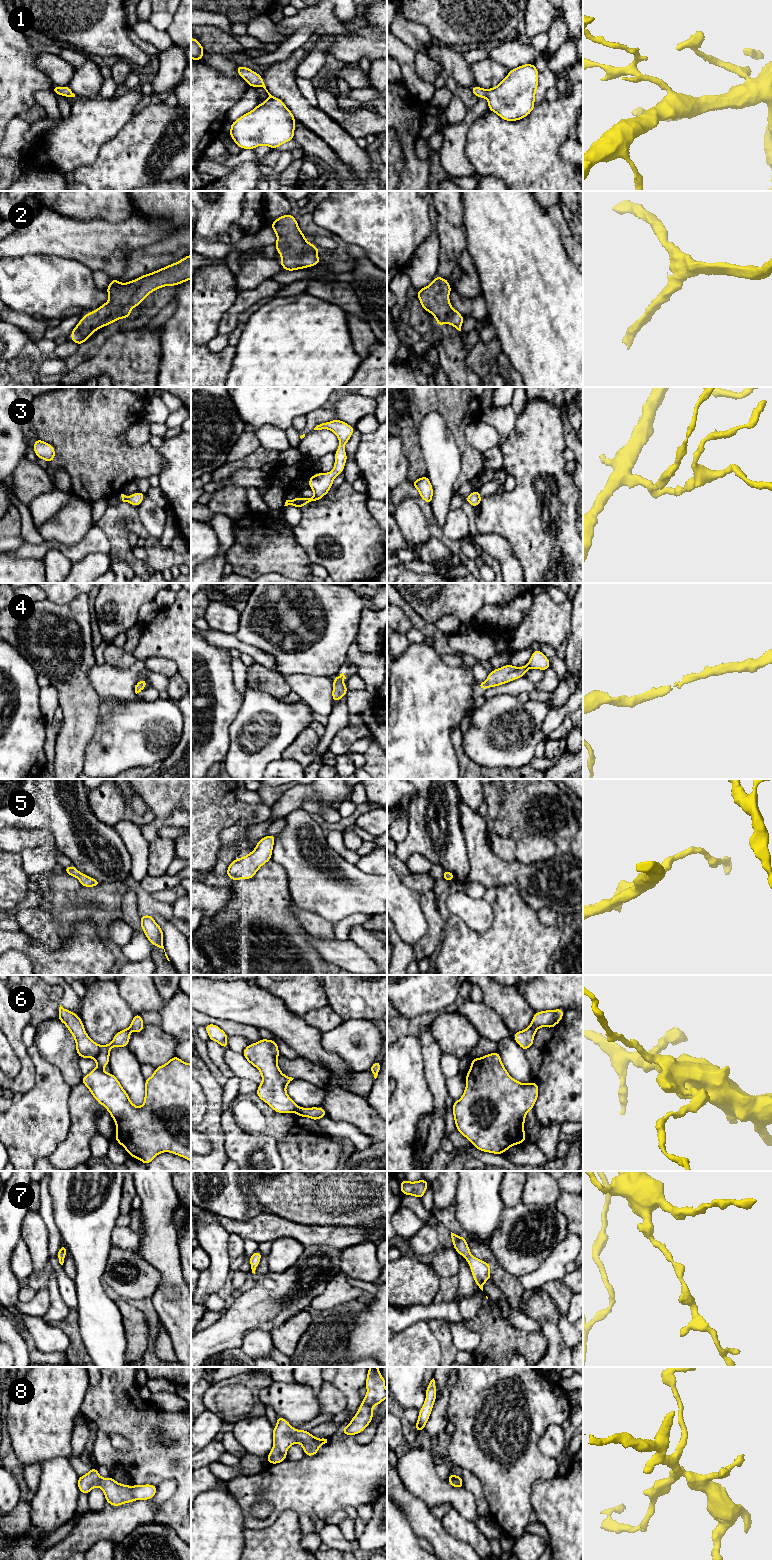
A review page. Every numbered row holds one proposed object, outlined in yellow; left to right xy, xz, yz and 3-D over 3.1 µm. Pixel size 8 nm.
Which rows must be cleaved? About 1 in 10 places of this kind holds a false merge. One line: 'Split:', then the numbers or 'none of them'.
Split: none of them

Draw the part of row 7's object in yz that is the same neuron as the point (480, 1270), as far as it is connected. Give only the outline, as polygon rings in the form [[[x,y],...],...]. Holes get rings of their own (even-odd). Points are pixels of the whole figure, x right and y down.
[[[451,1232],[451,1238],[453,1247],[457,1253],[467,1260],[467,1263],[471,1268],[473,1279],[477,1286],[483,1291],[484,1283],[491,1279],[490,1268],[492,1264],[487,1264],[481,1259],[472,1256],[465,1237],[460,1237]]]

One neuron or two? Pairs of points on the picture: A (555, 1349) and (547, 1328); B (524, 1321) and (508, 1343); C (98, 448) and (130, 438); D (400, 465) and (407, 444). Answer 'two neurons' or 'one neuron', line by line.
A: one neuron
B: two neurons
C: two neurons
D: two neurons

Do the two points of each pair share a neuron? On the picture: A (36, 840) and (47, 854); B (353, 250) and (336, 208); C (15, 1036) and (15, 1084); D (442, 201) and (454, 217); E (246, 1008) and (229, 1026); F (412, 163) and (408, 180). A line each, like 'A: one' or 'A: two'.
A: two
B: two
C: one
D: one
E: two
F: one

